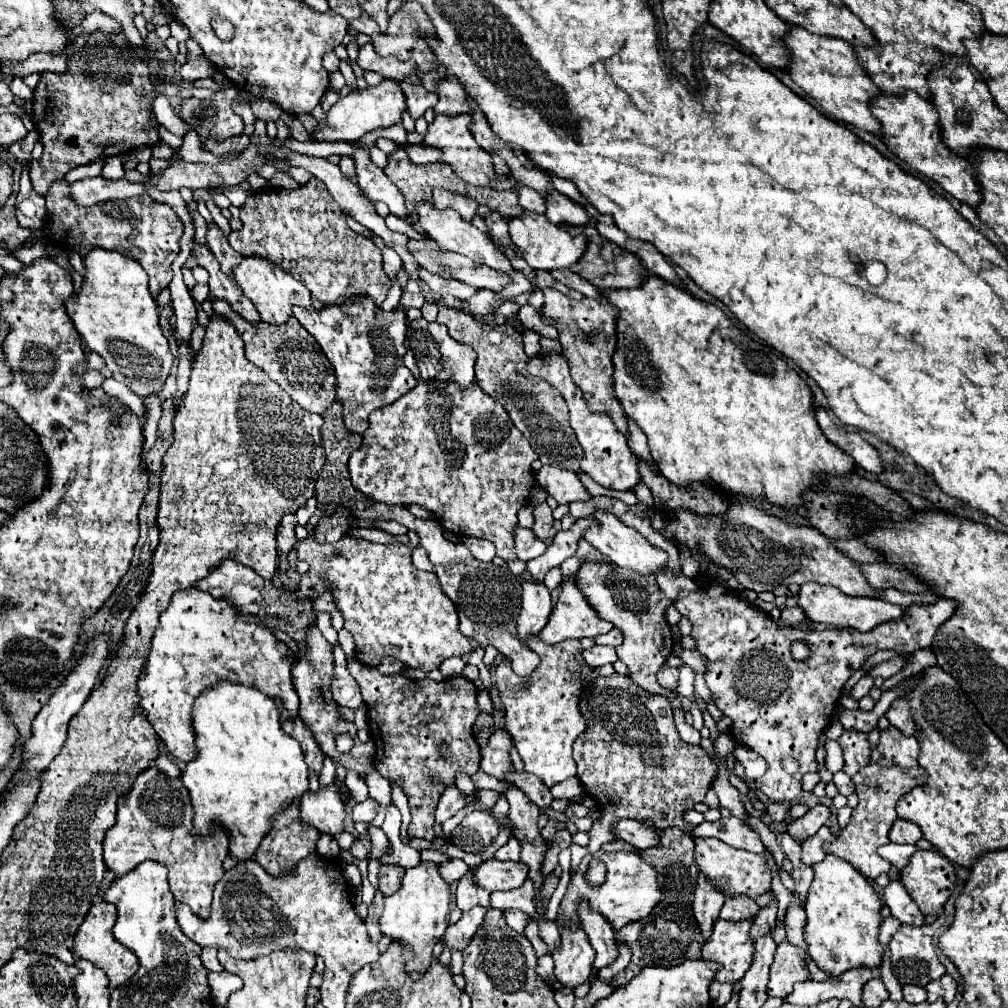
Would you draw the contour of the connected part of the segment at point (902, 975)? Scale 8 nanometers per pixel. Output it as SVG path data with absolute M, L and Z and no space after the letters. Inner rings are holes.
M939 922L923 924L919 928L903 924L889 940L887 948L891 952L893 972L901 984L925 986L945 974L945 966L939 962L933 946L937 926Z

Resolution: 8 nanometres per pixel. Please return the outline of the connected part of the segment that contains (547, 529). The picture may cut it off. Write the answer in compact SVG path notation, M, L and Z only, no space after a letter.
M539 502L533 504L533 516L535 516L535 524L533 524L533 532L539 540L543 540L545 544L551 544L557 530L553 528L553 514L551 508L547 506L547 502Z

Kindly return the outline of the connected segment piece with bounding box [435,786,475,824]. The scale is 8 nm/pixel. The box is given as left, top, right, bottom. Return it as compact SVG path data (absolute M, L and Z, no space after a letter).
M457 786L447 788L445 794L439 800L439 806L437 806L437 812L435 812L435 822L443 824L447 818L451 818L453 814L457 814L463 806L473 804L473 802L475 802L475 796L471 796L471 798L461 796L459 790L457 790Z

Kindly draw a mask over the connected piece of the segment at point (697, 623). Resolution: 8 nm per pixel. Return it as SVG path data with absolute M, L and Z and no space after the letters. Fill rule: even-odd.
M691 592L687 598L675 602L677 610L687 616L693 624L691 636L695 636L697 650L707 658L705 684L711 690L711 696L721 710L721 714L733 720L731 736L761 754L769 768L761 780L755 780L757 790L761 790L773 802L791 802L801 794L801 778L807 772L817 772L815 752L819 746L819 736L829 726L833 712L837 710L843 684L857 672L863 662L879 652L879 650L897 650L903 654L915 652L919 648L929 648L937 628L953 616L955 602L947 598L939 598L933 604L911 604L909 614L905 618L897 618L897 622L883 622L881 626L859 632L849 628L827 628L827 630L809 630L803 632L799 628L779 628L765 612L755 610L749 602L739 600L735 594L723 594L717 598L709 598L705 592ZM805 642L811 650L807 662L799 662L791 656L791 644Z

